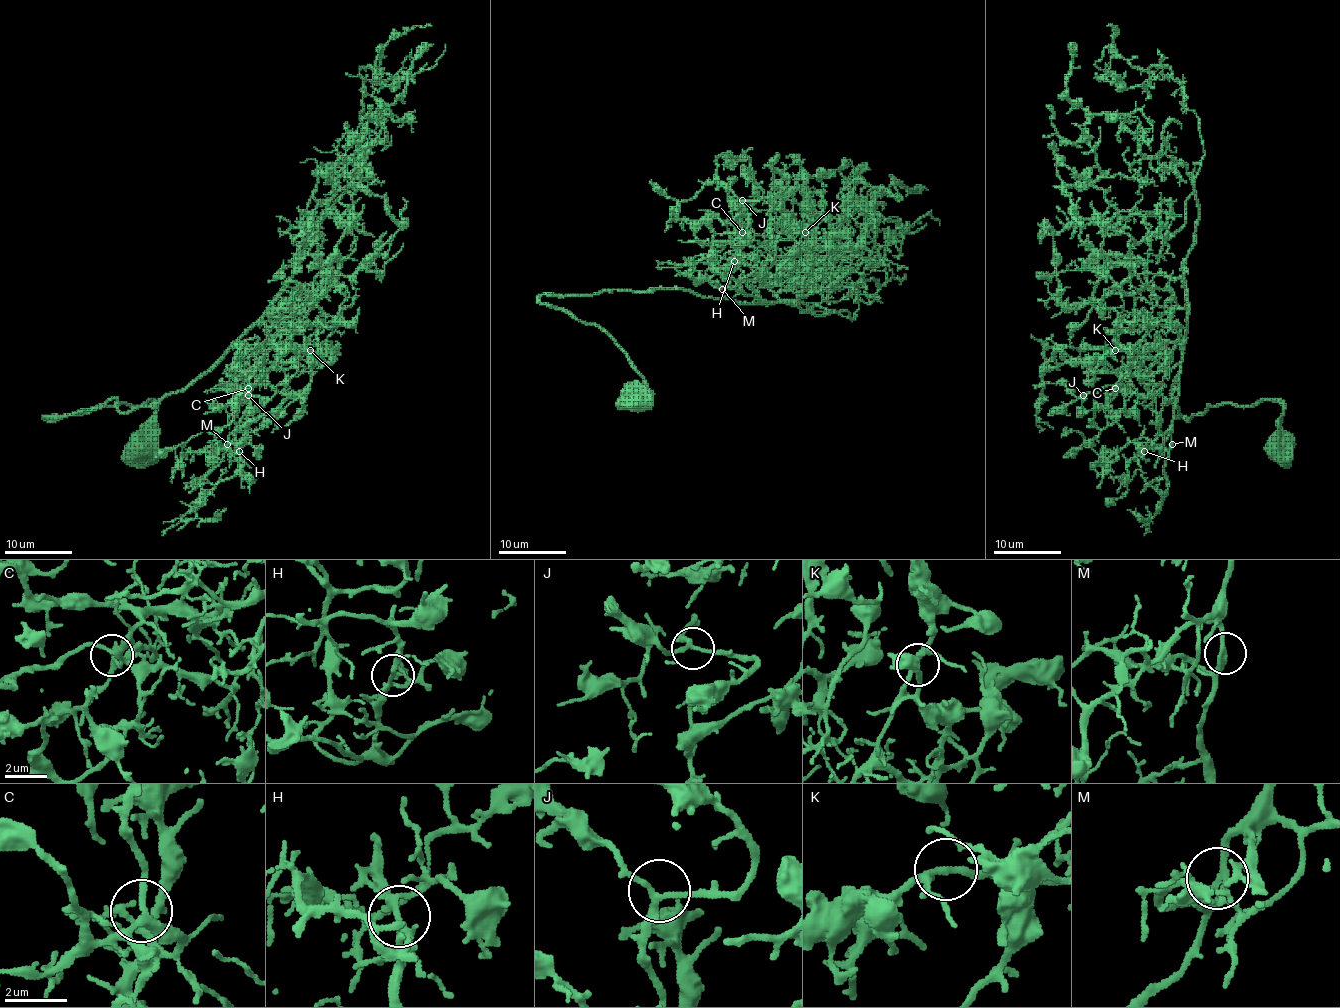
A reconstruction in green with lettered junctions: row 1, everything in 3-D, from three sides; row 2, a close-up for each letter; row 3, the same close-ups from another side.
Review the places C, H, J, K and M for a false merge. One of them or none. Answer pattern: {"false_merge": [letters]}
{"false_merge": []}

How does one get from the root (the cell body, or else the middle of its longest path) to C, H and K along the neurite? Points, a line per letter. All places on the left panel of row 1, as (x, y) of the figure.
C: (141, 447), (152, 400), (44, 417), (184, 392), (293, 282), (302, 307), (258, 350), (248, 388)
H: (141, 447), (152, 400), (44, 417), (184, 392), (293, 282), (302, 307), (263, 351), (239, 451)
K: (141, 447), (152, 400), (44, 417), (184, 392), (290, 282), (302, 307), (263, 366), (310, 350)

